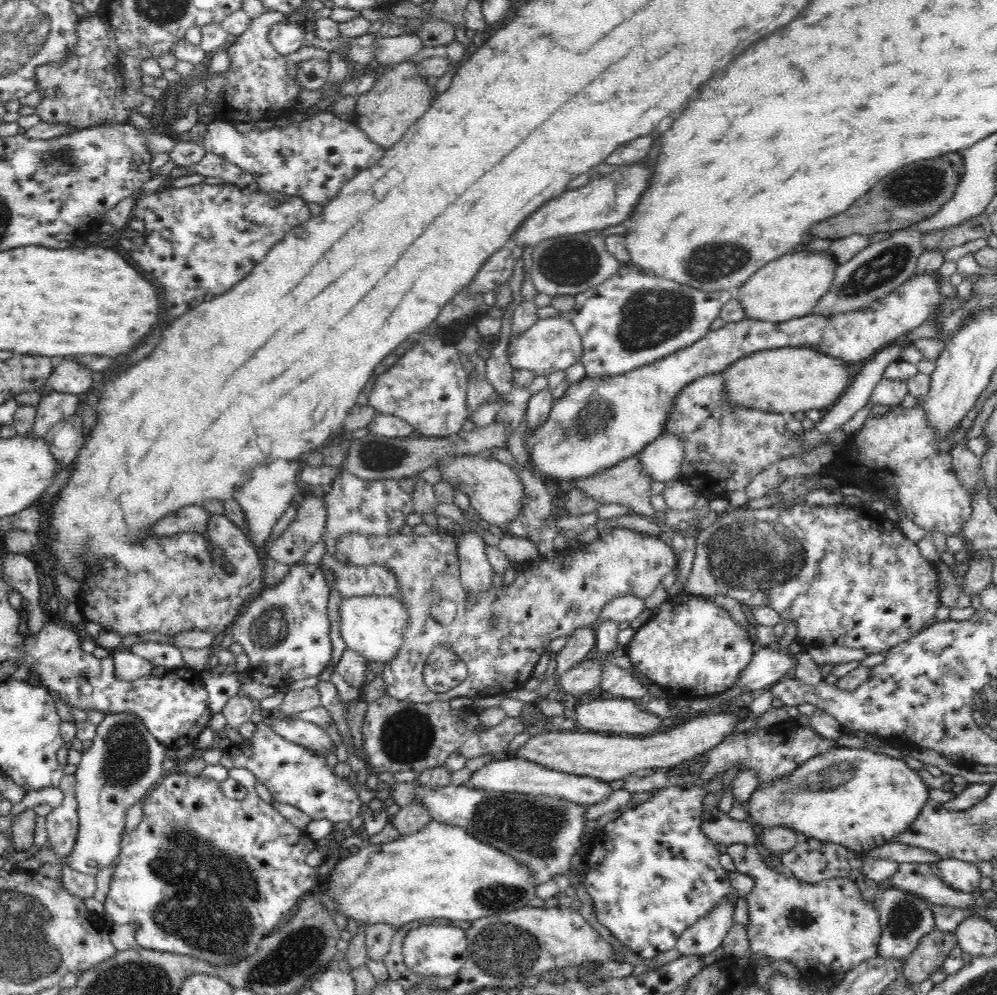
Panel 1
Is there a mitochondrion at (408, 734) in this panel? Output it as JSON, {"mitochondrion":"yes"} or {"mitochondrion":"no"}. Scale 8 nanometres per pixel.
{"mitochondrion":"yes"}

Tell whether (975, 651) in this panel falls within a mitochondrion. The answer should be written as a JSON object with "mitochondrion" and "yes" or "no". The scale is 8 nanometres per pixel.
{"mitochondrion":"no"}

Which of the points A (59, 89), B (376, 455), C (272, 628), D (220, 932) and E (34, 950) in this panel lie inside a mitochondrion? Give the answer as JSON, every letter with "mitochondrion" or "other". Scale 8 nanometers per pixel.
{"A":"mitochondrion","B":"mitochondrion","C":"mitochondrion","D":"mitochondrion","E":"mitochondrion"}

